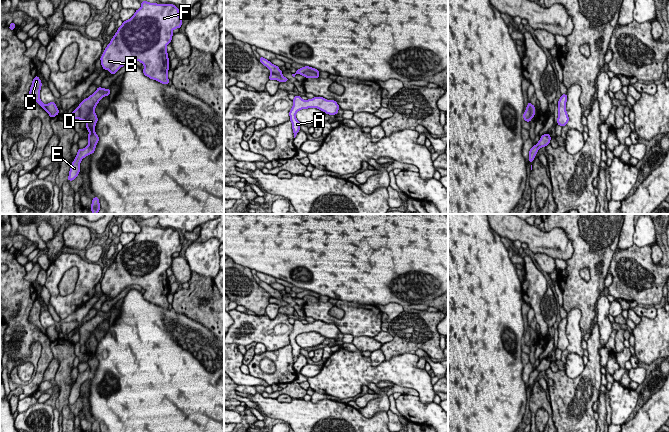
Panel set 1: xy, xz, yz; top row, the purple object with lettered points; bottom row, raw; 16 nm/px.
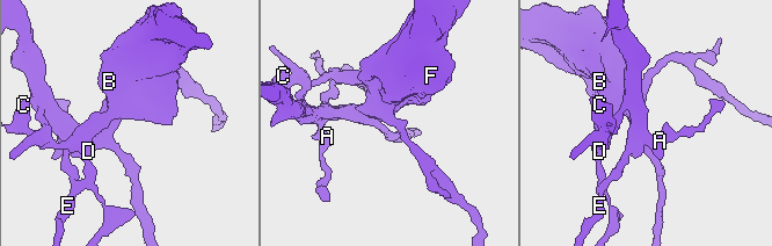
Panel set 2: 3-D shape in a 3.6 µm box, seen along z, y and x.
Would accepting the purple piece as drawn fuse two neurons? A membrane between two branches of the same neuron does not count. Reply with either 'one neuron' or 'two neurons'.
two neurons

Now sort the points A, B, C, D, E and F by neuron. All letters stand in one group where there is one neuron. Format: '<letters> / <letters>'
A B E F / C D

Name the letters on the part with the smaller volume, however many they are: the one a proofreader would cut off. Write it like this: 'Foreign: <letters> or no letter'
Foreign: C, D

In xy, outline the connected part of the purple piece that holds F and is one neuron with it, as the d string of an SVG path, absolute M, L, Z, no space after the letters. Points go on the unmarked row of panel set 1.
M141 226L141 232L136 234L130 243L124 245L118 251L117 256L105 272L100 281L103 293L109 294L113 299L128 286L139 285L145 290L143 293L145 300L162 308L169 308L170 284L166 271L172 264L172 255L176 252L179 253L181 249L180 236L175 229Z

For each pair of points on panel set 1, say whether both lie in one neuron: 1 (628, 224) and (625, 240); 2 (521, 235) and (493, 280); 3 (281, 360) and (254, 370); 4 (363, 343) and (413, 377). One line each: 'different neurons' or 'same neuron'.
1: same neuron
2: different neurons
3: same neuron
4: different neurons

